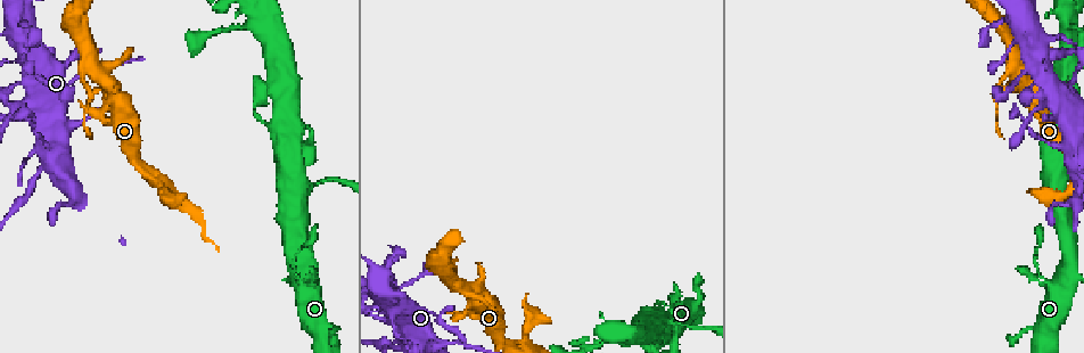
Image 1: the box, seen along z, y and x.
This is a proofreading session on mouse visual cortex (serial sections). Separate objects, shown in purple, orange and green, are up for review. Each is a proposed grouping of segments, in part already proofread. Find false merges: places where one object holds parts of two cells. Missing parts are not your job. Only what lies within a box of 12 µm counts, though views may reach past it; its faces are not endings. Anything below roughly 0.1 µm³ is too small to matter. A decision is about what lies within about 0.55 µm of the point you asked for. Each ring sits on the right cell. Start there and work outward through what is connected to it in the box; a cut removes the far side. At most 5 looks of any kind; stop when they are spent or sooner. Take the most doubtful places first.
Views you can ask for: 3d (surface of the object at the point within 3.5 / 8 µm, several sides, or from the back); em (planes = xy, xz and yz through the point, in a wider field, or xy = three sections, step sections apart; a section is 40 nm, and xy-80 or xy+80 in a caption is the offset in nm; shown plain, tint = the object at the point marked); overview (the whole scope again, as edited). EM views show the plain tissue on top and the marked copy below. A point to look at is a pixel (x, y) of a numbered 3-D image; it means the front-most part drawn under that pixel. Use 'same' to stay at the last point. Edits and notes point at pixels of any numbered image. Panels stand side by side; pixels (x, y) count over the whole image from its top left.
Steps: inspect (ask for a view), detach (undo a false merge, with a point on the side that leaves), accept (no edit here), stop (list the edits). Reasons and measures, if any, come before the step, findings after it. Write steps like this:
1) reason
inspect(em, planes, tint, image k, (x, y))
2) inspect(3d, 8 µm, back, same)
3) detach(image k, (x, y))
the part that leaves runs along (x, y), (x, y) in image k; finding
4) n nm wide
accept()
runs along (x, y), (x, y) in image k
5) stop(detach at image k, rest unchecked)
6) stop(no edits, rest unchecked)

abrupt turn
inspect(3d, 3.5 µm, image 1, (299, 188))

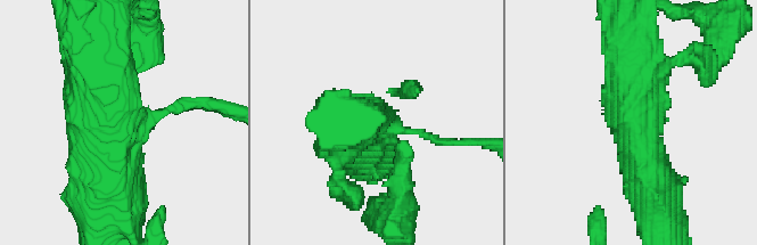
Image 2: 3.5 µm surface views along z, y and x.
inspect(em, planes, tint, image 2, (119, 124))

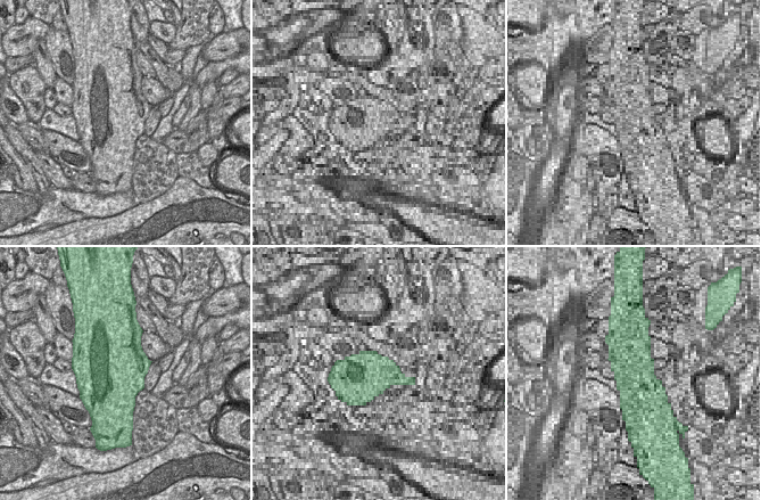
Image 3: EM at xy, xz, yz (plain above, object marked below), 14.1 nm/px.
1000 nm wide
accept()
runs along (658, 214), (638, 141), (632, 67) in image 2; all the same cell

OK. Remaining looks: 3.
thin neck
inspect(3d, 3.5 µm, image 1, (1032, 73))

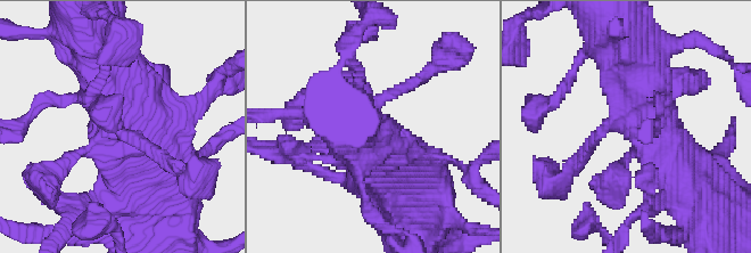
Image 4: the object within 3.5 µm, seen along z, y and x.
now the EM
inspect(em, xy, step 2, tint, image 4, (630, 121))

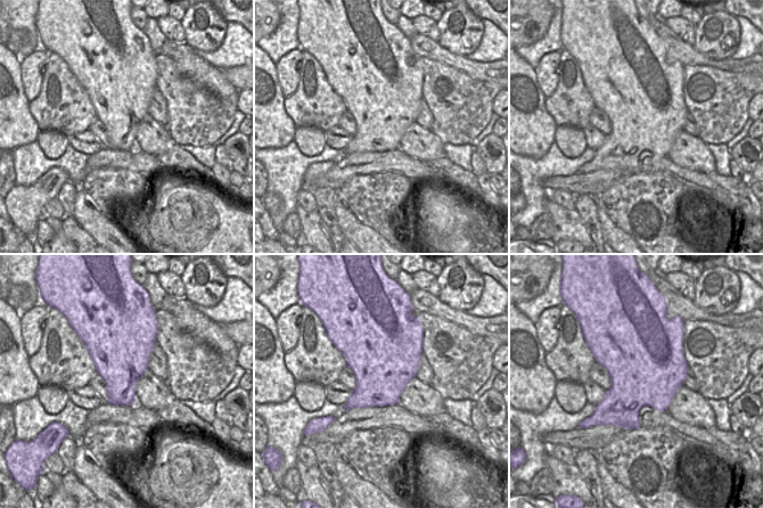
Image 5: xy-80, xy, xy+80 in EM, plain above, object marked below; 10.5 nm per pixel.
accept()
runs along (167, 155), (122, 116), (95, 32) in image 4; one cell here

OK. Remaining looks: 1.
stop(no edits, rest unchecked)

